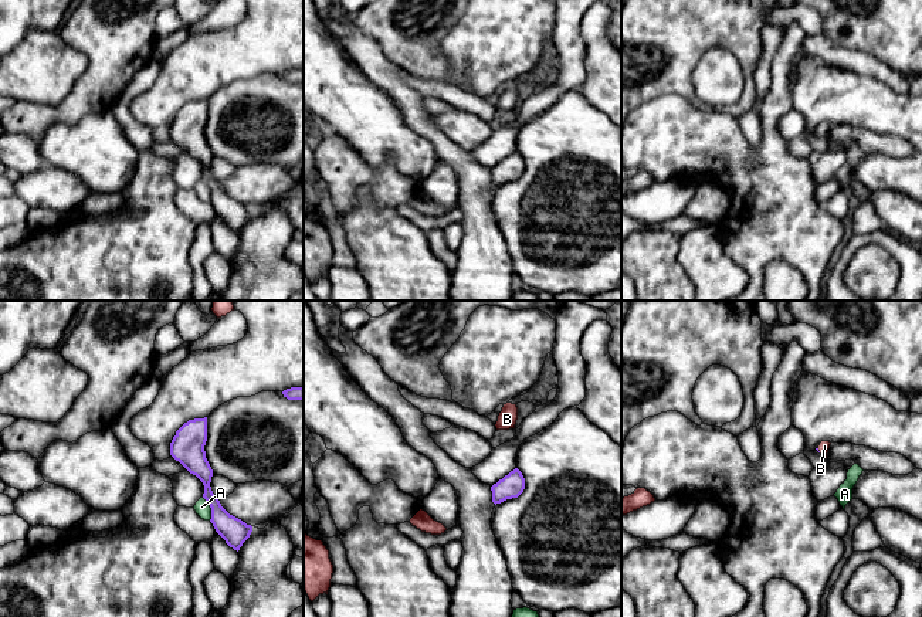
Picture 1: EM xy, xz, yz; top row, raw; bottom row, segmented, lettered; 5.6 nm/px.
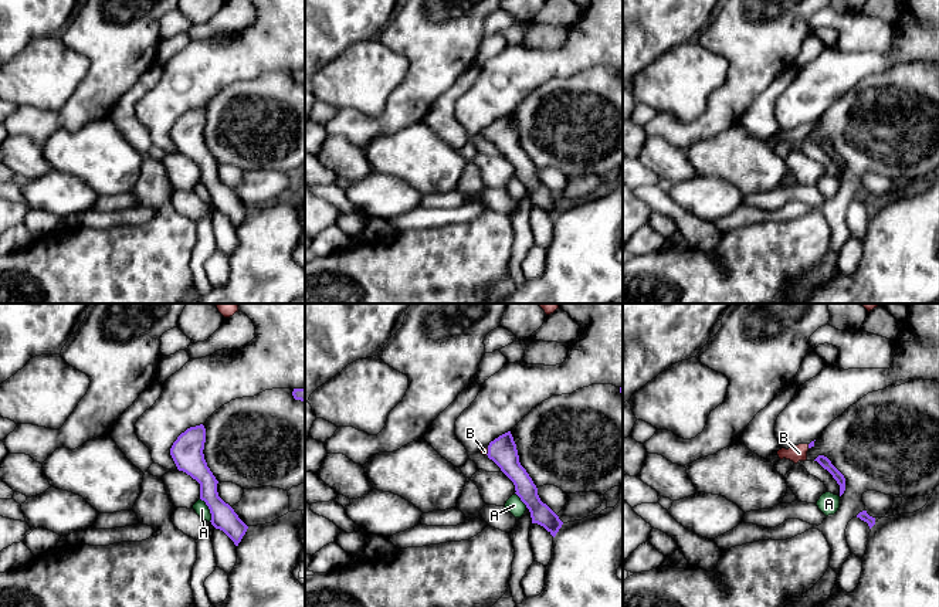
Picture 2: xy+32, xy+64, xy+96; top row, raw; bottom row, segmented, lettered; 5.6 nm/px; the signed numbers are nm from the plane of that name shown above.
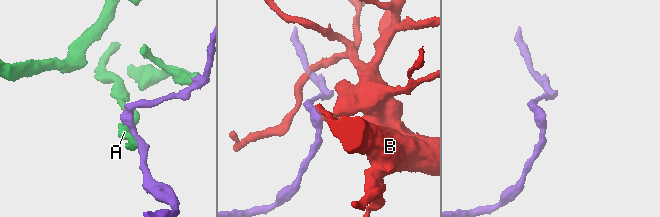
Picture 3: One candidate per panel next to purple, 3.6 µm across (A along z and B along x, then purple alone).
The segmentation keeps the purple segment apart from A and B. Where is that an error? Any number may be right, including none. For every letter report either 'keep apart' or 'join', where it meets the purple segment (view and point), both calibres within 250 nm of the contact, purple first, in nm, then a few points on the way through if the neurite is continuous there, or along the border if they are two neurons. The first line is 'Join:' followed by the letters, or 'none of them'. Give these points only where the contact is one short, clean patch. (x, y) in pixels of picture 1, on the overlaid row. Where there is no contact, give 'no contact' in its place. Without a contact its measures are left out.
Join: B
A: keep apart | xy (210, 507) | 150/90 nm | along xy (203, 497), (210, 508), (210, 519)
B: join | yz (817, 450) | 20/60 nm | across yz (816, 448), (817, 450), (824, 446)

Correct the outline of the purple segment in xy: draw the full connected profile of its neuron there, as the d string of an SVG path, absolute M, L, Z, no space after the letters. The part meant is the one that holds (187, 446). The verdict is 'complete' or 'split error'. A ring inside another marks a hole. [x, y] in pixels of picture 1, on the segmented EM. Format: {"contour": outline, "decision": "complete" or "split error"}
{"contour": "M207 417L189 420L176 431L170 443L170 455L203 482L203 498L211 508L210 522L226 543L238 552L250 538L252 526L230 515L213 494L210 487L213 469L206 458L206 441Z", "decision": "complete"}

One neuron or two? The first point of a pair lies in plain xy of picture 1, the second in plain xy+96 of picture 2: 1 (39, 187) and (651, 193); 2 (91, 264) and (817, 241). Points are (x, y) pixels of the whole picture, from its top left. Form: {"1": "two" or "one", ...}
{"1": "two", "2": "one"}

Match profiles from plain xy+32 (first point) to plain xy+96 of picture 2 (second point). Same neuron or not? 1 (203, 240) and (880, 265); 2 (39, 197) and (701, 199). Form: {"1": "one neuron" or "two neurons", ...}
{"1": "two neurons", "2": "one neuron"}

